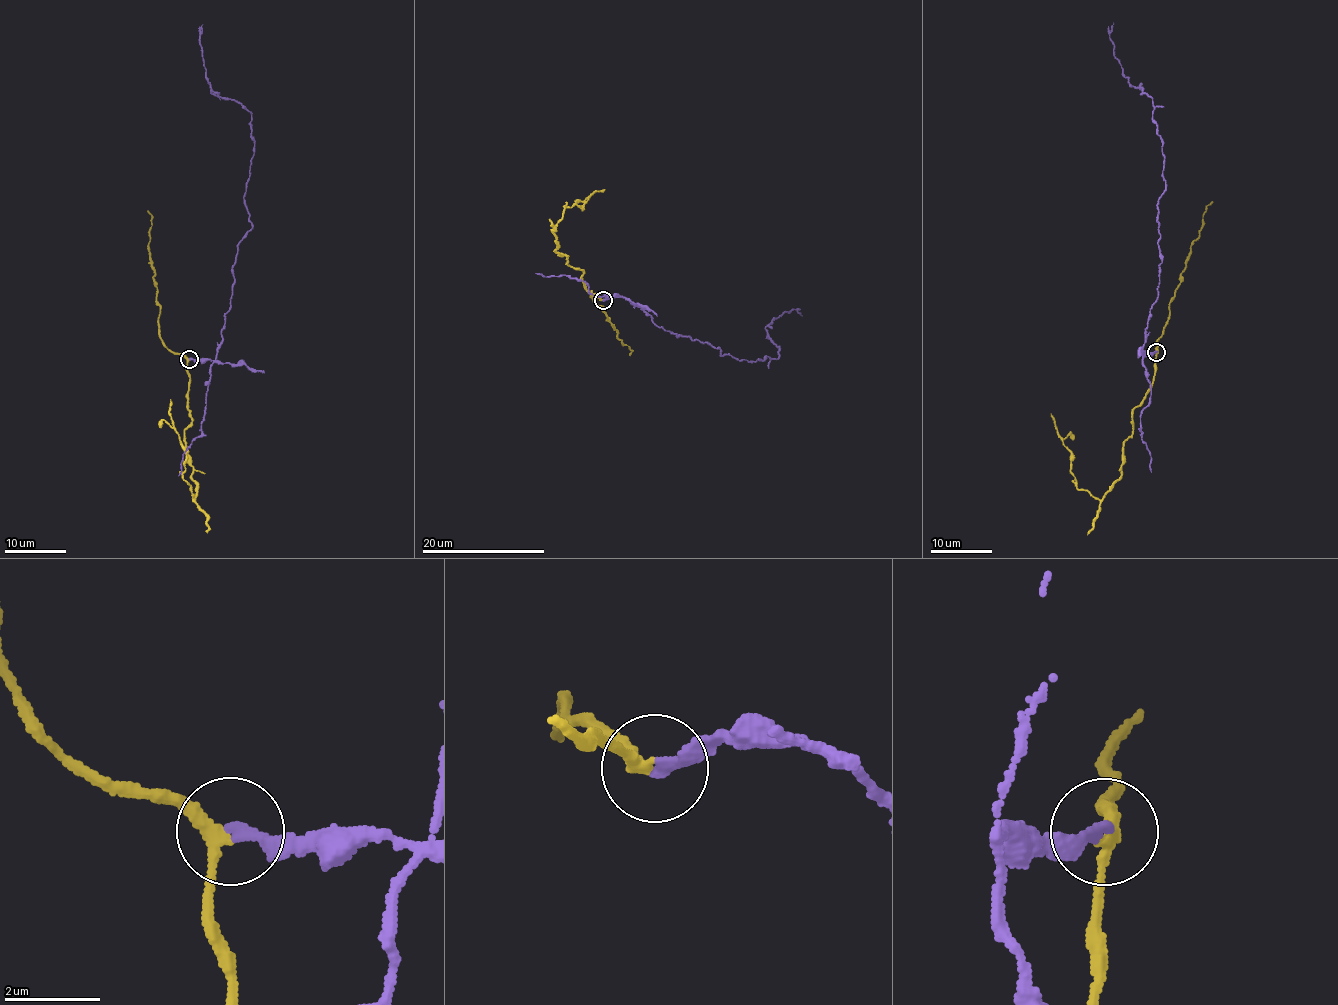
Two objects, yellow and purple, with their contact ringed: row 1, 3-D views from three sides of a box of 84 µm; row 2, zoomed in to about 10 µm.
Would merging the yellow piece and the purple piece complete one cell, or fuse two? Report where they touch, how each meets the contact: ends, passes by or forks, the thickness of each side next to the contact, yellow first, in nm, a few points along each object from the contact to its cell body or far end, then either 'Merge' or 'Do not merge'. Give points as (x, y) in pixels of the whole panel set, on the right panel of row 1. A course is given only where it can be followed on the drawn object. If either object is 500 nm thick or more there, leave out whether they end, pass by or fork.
Place: (1156, 352). At the ring yellow passes by. At the ring purple ends. Thickness 220 nm (yellow) against 200 nm. Course of yellow: (1156, 351), (1153, 383), (1133, 409), (1121, 477), (1100, 499), (1077, 488), (1070, 450), (1051, 414). Course of purple: (1156, 351), (1142, 352), (1162, 262), (1162, 139), (1150, 97), (1124, 75), (1109, 37), (1113, 23). Do not merge

